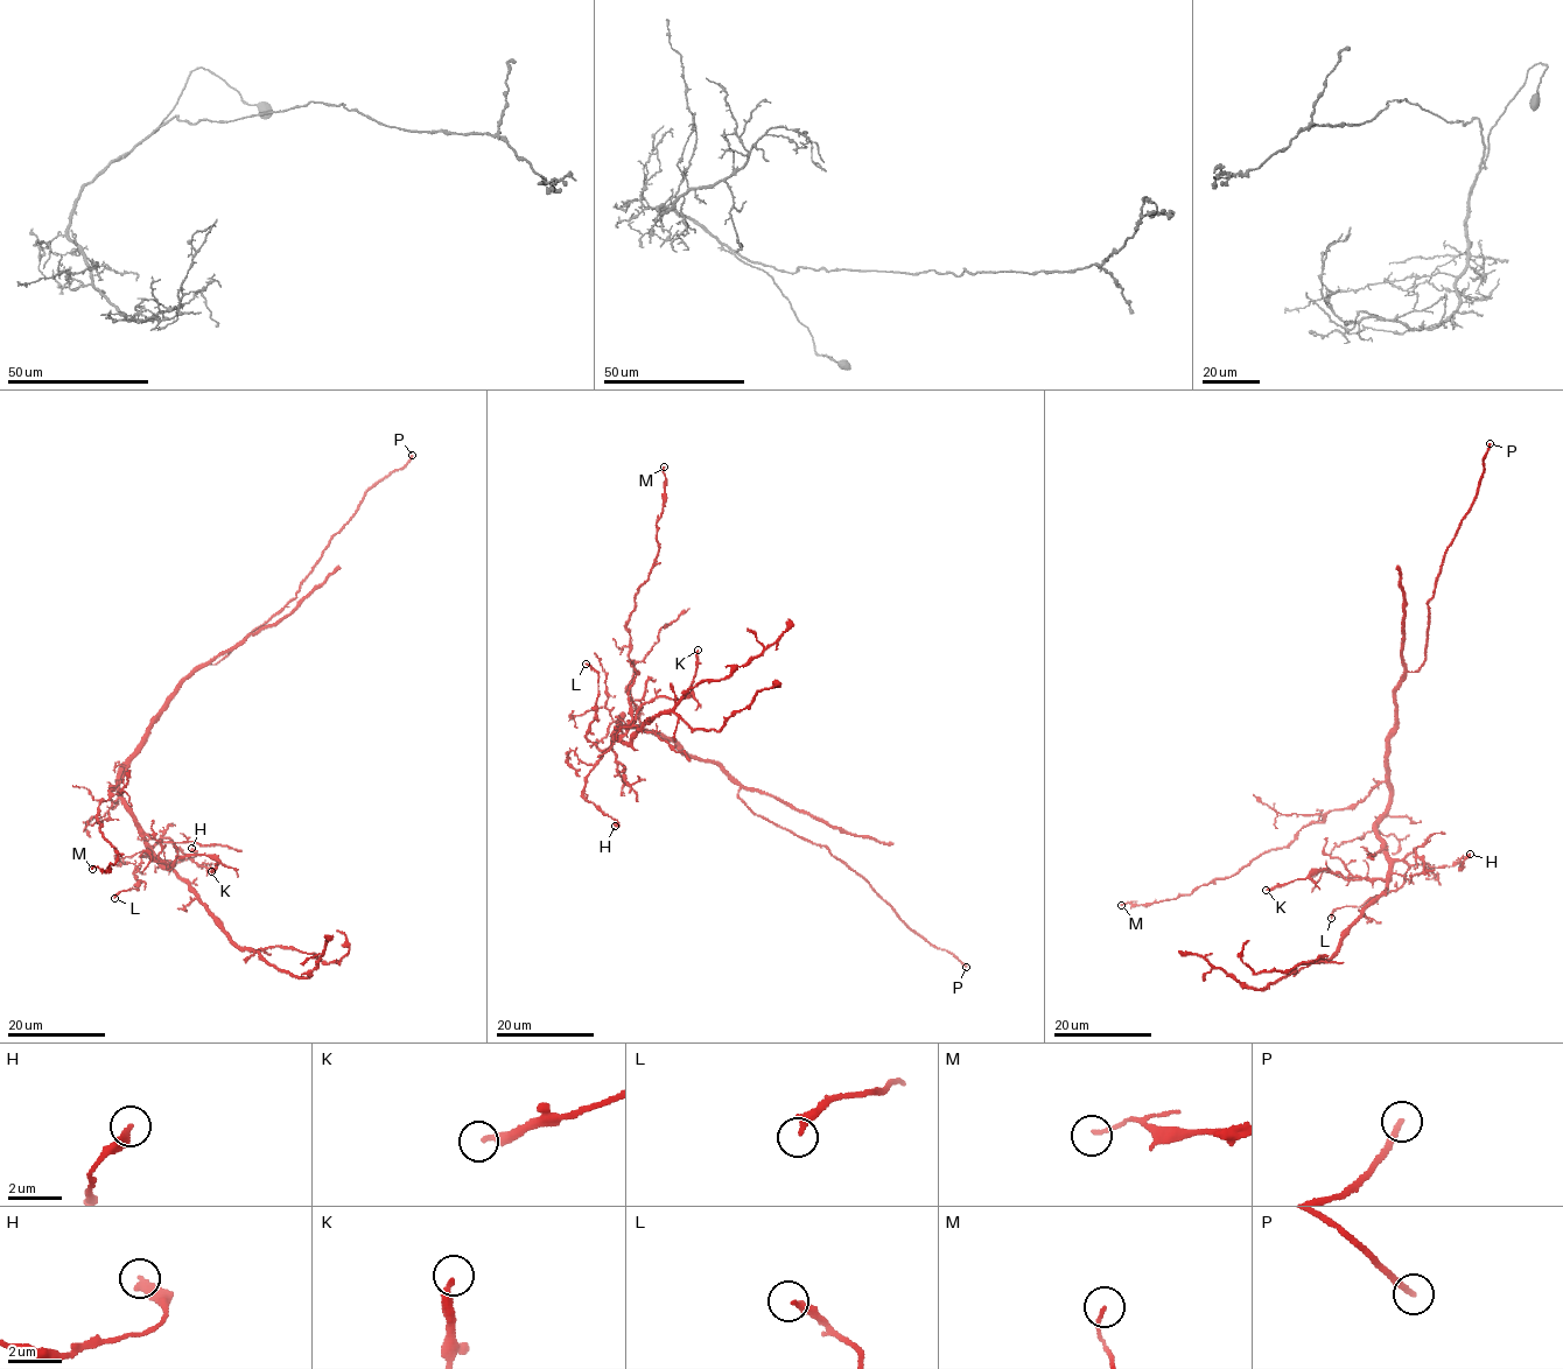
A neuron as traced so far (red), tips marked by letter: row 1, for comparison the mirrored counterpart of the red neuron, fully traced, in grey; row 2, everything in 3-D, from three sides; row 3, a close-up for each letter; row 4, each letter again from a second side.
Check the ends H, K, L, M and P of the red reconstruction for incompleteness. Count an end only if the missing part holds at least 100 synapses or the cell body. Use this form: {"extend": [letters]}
{"extend": ["P"]}

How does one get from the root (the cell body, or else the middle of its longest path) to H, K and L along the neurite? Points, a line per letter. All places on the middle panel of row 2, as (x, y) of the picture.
H: (642, 729), (617, 724), (618, 716), (612, 745), (587, 778), (582, 795), (618, 821), (615, 826)
K: (642, 729), (617, 724), (621, 715), (612, 734), (622, 737), (642, 706), (654, 699), (688, 699), (698, 650)
L: (642, 729), (617, 724), (621, 715), (611, 745), (601, 750), (588, 741), (598, 674), (586, 664)

